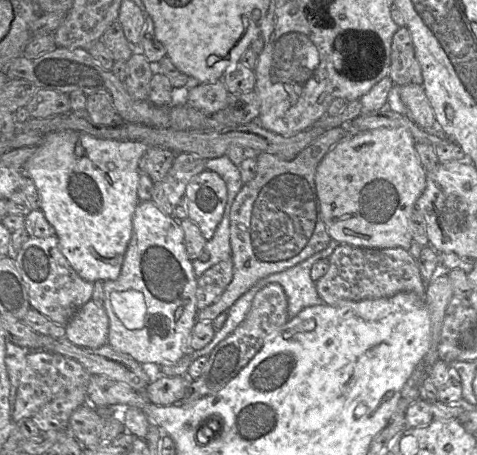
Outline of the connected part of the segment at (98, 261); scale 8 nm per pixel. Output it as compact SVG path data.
M59 130L47 133L37 150L26 161L23 172L31 178L38 190L40 197L40 210L47 221L54 227L58 239L59 250L67 259L71 267L84 280L94 283L98 280L115 280L118 278L124 255L132 235L132 221L134 211L139 203L137 189L139 181L139 160L149 146L143 142L131 140L97 139L85 132L75 130Z

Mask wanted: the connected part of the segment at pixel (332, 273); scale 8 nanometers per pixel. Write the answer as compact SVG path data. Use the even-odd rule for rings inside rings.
M338 244L328 260L328 270L315 282L326 304L387 298L400 292L412 292L421 297L425 295L427 283L421 276L417 261L403 248L373 249Z

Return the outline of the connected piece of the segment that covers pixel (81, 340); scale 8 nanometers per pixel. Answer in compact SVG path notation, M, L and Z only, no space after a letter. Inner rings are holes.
M93 300L85 303L65 327L65 338L84 348L99 348L107 344L108 333L107 313Z

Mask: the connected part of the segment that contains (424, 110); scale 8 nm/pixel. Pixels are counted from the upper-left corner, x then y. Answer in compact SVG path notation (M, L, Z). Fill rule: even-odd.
M409 84L399 88L402 102L407 108L407 114L422 128L436 125L434 111L428 101L422 85Z

